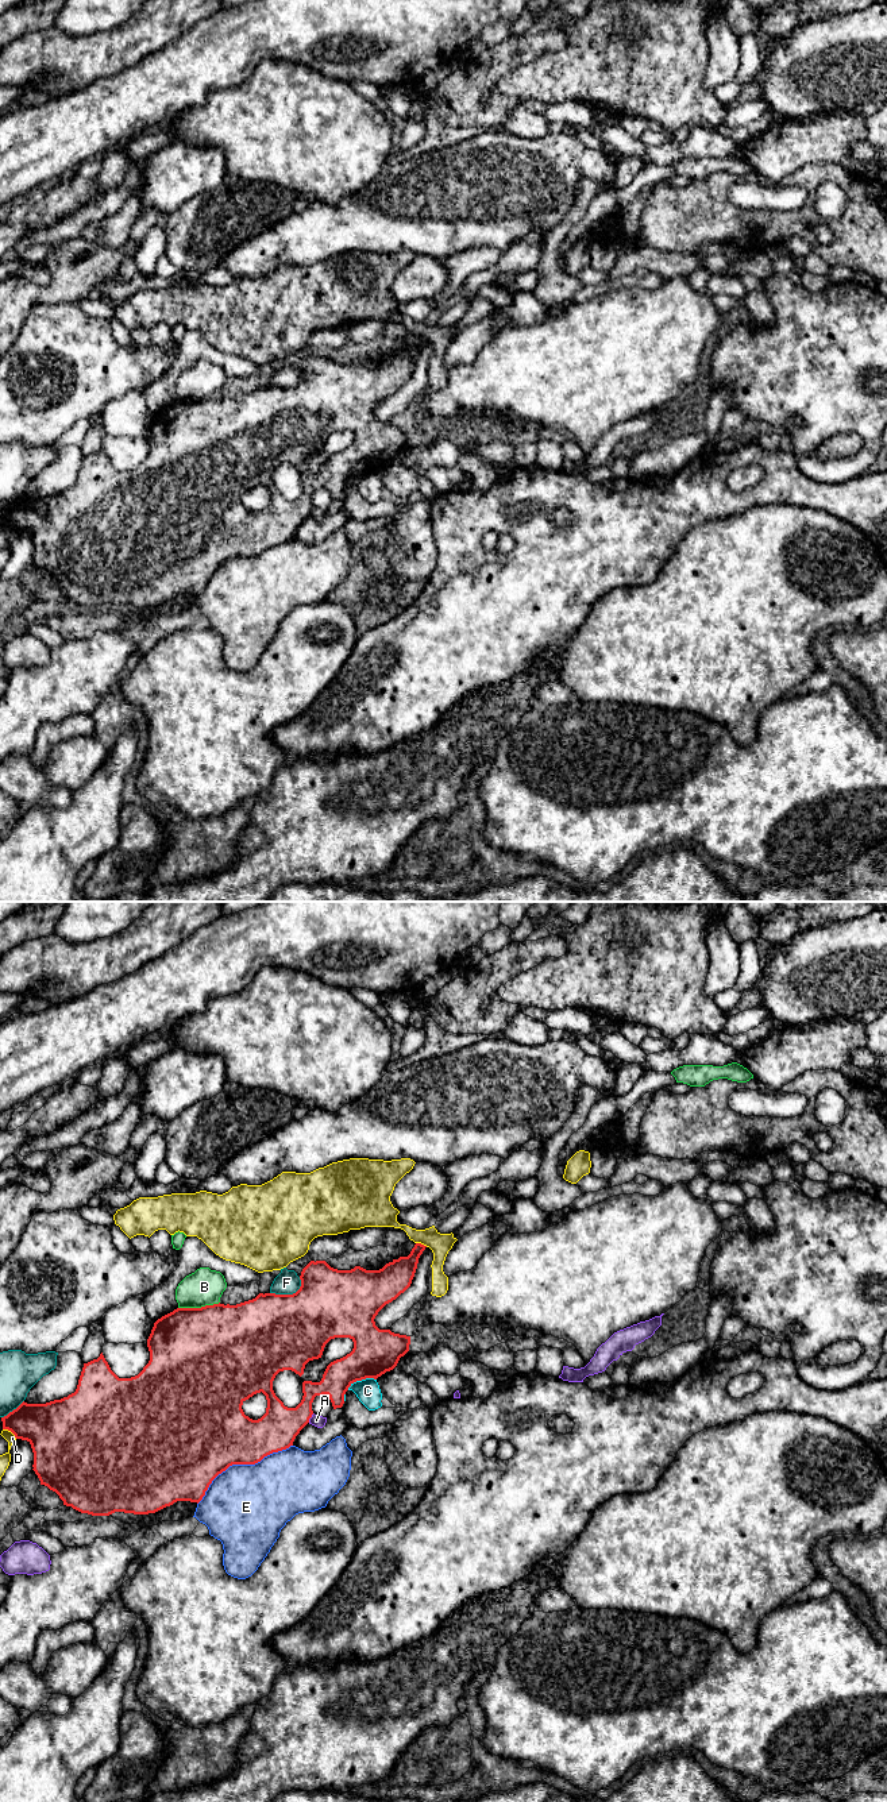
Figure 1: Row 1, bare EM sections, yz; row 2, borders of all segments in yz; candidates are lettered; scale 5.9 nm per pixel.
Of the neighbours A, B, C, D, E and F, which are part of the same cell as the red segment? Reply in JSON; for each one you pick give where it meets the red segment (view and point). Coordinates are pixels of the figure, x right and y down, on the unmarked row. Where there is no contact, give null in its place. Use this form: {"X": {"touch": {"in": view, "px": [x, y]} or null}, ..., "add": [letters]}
{"add": []}

